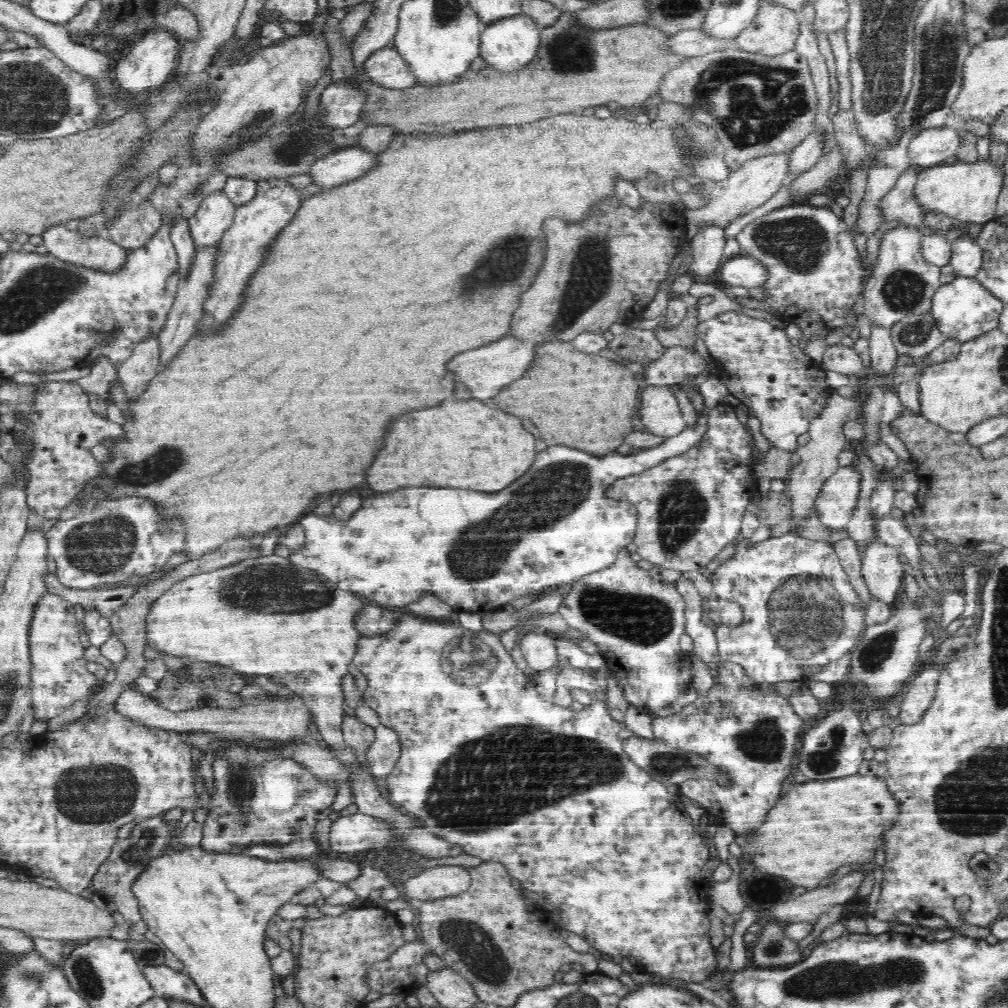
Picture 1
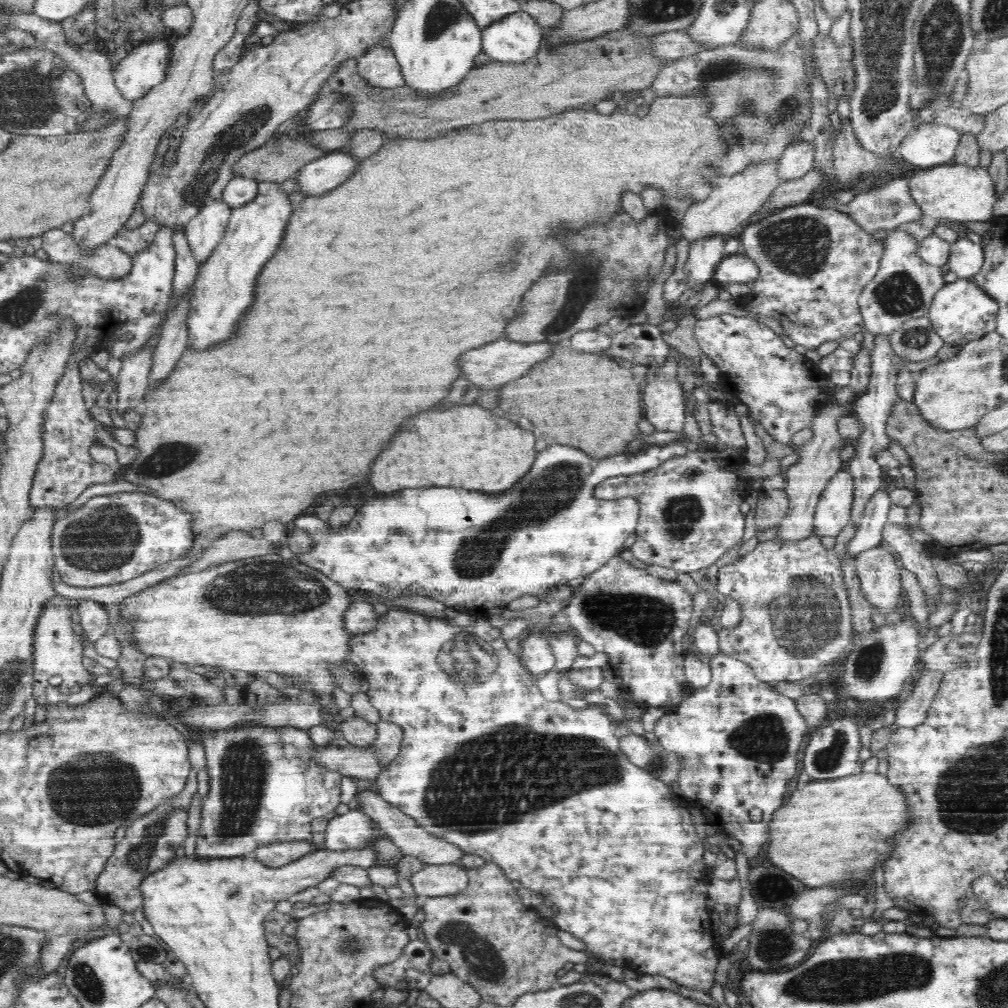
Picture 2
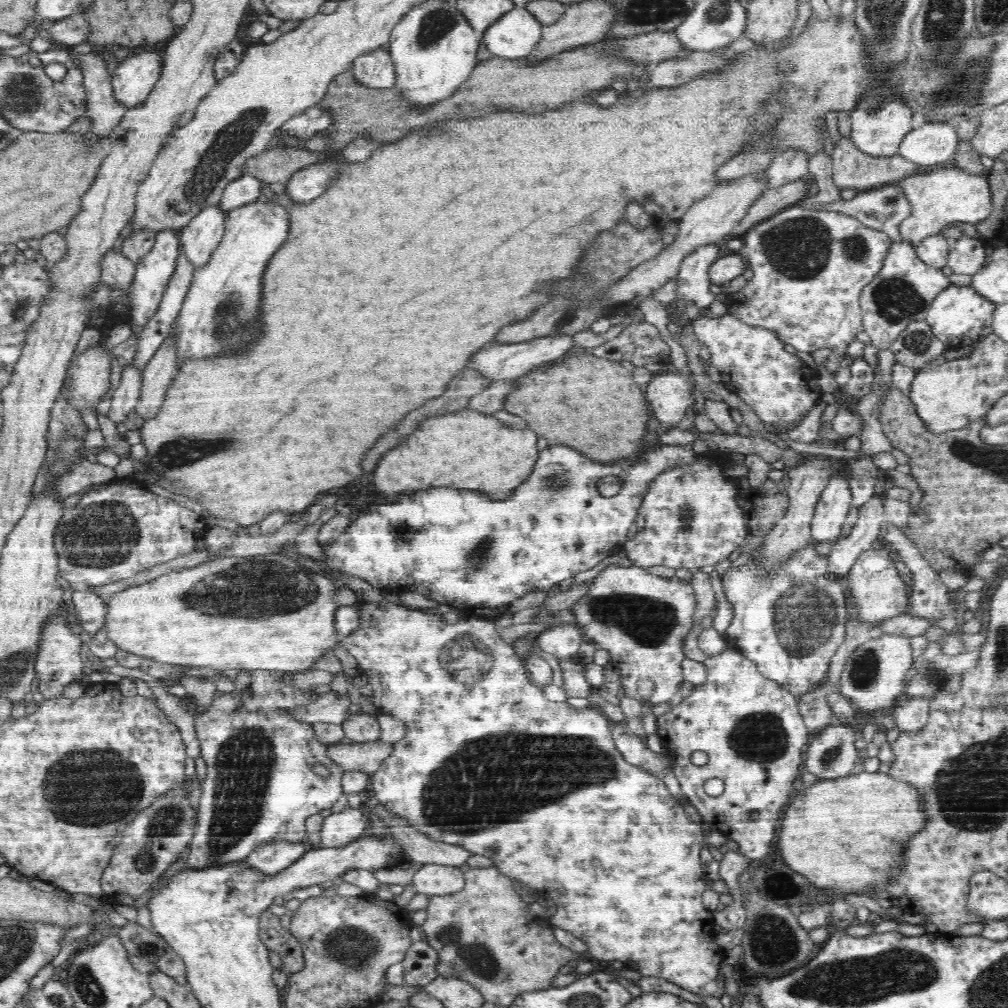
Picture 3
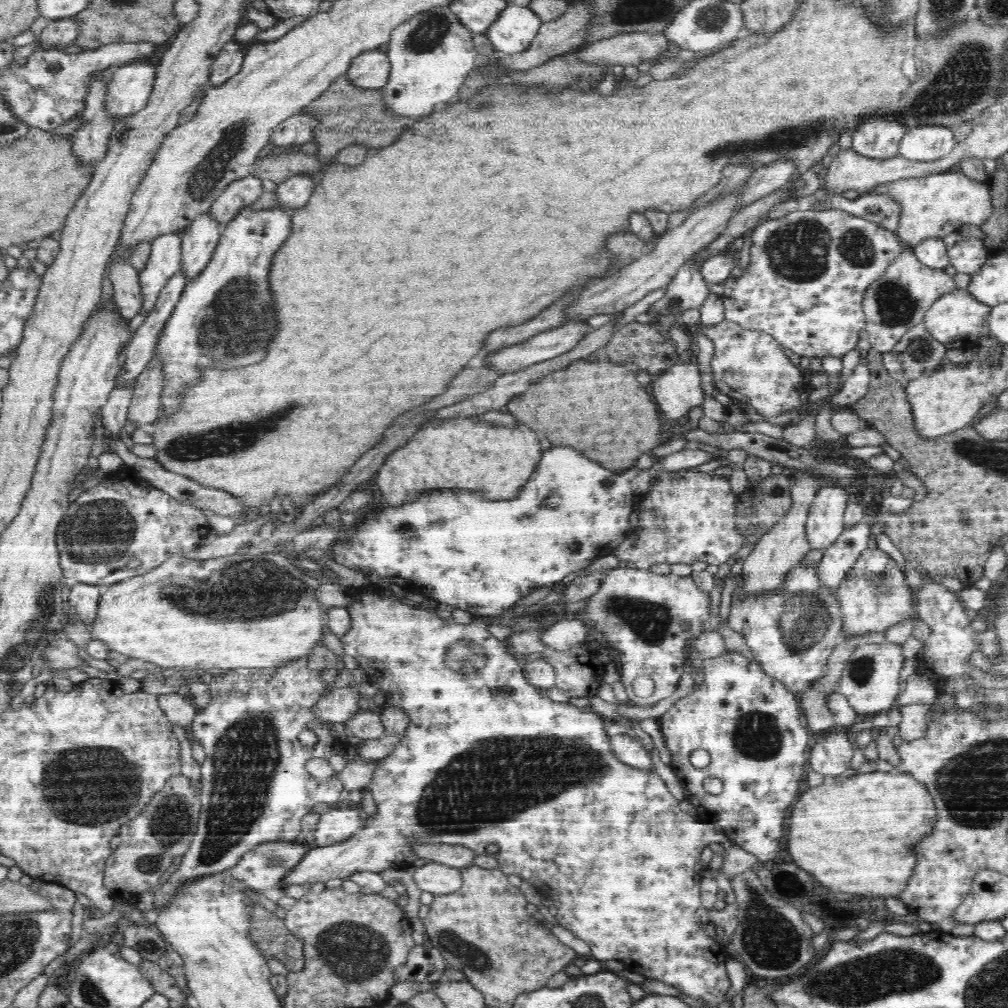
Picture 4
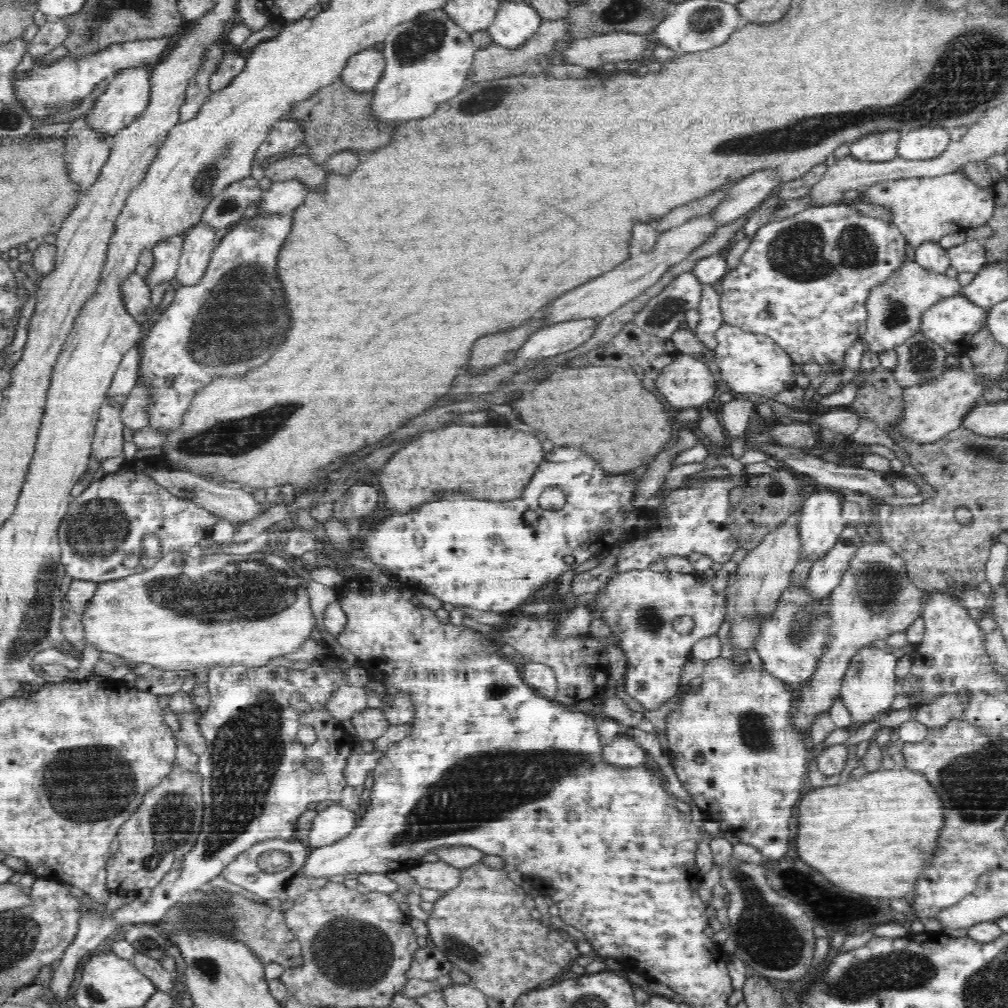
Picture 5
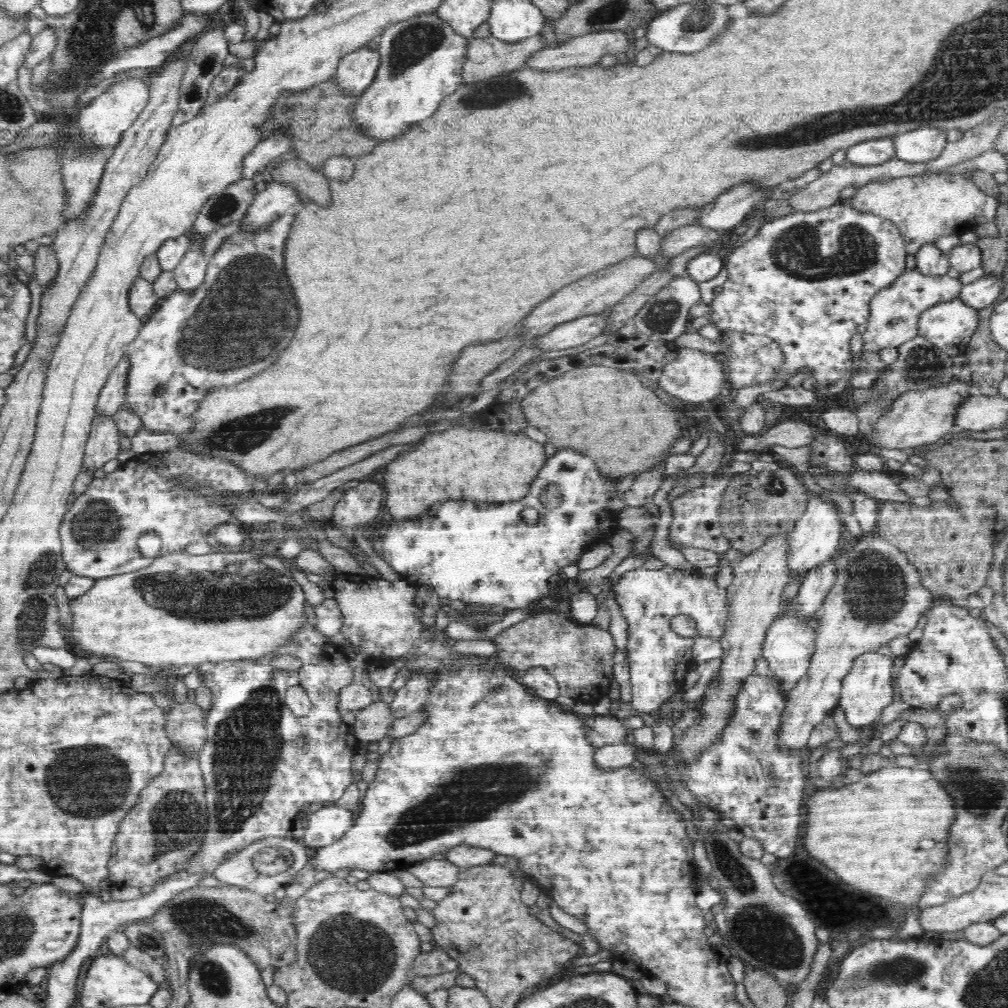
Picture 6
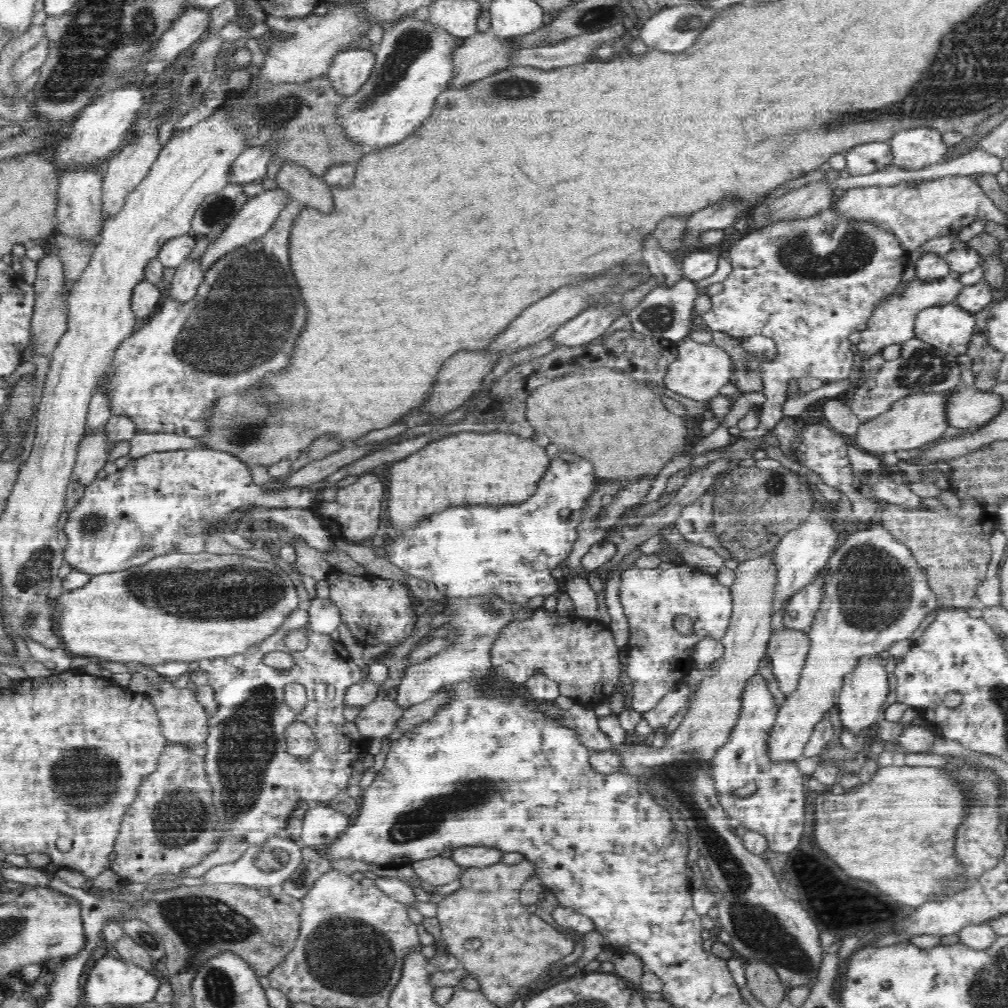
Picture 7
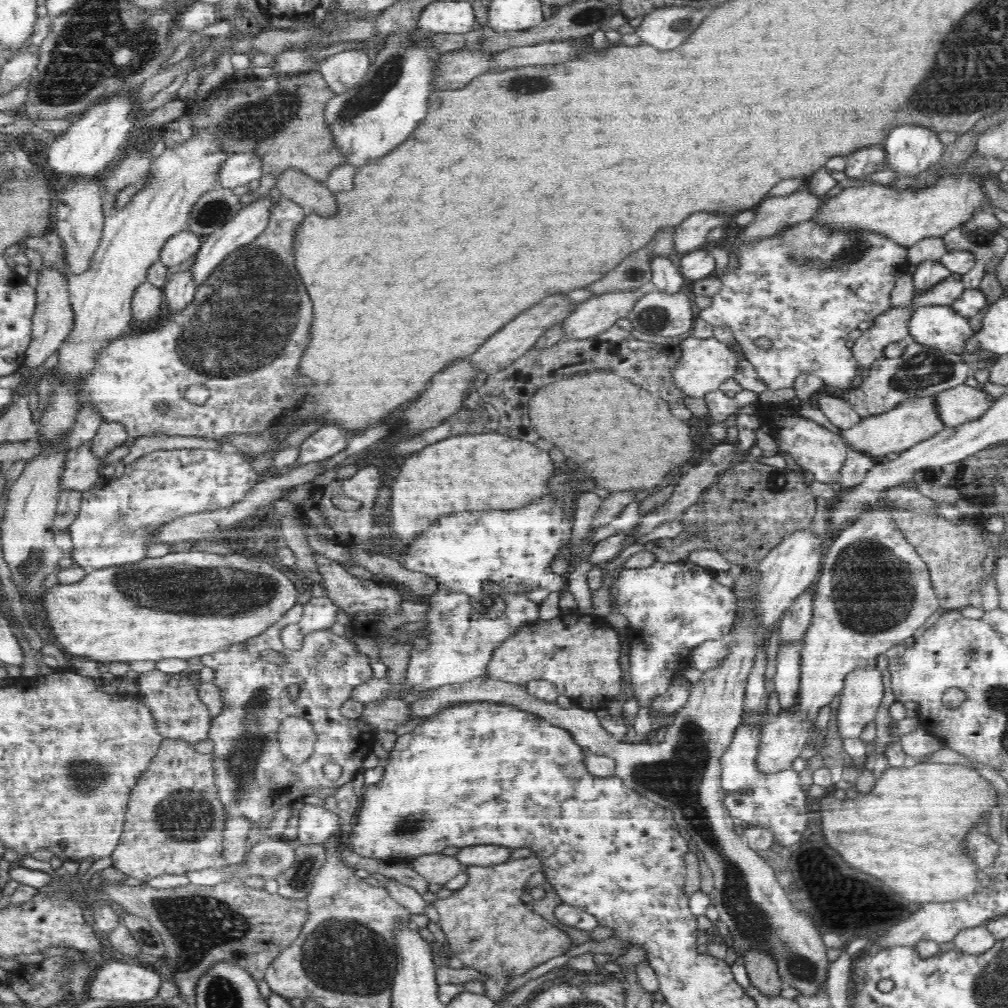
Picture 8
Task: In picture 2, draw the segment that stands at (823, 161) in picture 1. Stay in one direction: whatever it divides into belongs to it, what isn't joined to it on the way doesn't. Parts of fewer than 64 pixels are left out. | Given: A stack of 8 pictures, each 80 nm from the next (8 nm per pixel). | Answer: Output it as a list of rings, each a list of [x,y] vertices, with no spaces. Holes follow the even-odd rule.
[[[810,170],[804,176],[784,180],[774,188],[770,198],[762,204],[750,221],[758,220],[776,210],[812,201],[812,194],[816,188],[823,187],[825,183],[824,172]]]

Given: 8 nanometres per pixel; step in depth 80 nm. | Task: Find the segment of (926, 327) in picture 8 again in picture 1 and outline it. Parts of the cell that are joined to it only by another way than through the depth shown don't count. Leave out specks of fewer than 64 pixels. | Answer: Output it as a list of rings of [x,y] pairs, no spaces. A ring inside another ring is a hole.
[[[956,276],[952,282],[938,287],[929,311],[936,319],[936,327],[943,335],[946,335],[946,338],[965,343],[991,330],[998,329],[1000,312],[1002,312],[1004,305],[1005,302],[997,299],[975,278]]]

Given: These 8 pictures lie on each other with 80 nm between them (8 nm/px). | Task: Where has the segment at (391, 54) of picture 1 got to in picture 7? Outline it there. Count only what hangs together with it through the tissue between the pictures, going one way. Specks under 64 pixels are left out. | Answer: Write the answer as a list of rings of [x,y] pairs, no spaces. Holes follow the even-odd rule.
[[[348,49],[332,58],[326,77],[342,97],[353,96],[368,82],[374,64],[376,57],[370,49]]]

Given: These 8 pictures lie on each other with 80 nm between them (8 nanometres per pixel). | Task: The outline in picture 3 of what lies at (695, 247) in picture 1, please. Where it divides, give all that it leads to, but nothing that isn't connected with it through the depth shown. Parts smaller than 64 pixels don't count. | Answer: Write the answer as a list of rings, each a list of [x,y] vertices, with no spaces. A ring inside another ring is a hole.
[[[712,243],[705,244],[684,258],[676,276],[678,277],[678,298],[665,305],[670,310],[670,314],[675,310],[679,299],[703,310],[712,304],[715,295],[708,289],[712,283],[708,270],[712,262],[716,262],[716,259],[720,258],[723,253],[721,245]]]

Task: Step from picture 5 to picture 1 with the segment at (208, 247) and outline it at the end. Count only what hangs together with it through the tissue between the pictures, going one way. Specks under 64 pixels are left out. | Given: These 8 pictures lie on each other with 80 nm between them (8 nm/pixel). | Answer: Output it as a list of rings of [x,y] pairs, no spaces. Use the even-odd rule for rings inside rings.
[[[223,190],[214,191],[211,195],[208,195],[203,202],[200,203],[198,210],[187,219],[196,248],[211,247],[212,245],[220,244],[223,235],[228,231],[228,228],[232,226],[236,208],[237,206],[232,203]]]

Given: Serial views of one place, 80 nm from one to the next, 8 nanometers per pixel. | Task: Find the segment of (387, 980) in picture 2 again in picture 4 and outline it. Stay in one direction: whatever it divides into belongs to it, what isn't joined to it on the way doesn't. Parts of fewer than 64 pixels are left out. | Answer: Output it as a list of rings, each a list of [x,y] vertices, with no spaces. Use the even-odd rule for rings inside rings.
[[[427,942],[414,946],[406,962],[395,968],[394,976],[398,983],[406,981],[435,983],[441,980],[446,968],[448,966],[440,950]]]

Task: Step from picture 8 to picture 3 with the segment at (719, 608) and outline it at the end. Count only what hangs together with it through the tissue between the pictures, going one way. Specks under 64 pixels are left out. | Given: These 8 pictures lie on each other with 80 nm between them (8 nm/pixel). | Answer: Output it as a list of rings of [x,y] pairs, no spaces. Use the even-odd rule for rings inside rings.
[[[610,565],[590,581],[588,594],[582,596],[571,608],[574,613],[574,624],[581,628],[587,642],[597,649],[606,650],[610,654],[611,662],[620,667],[620,681],[625,695],[651,706],[660,704],[660,702],[668,702],[682,686],[684,678],[681,664],[685,659],[682,646],[694,625],[693,617],[696,606],[696,595],[692,584],[684,583],[676,576],[660,578],[636,565]],[[642,678],[648,678],[654,682],[652,694],[646,698],[638,694],[638,682]]]

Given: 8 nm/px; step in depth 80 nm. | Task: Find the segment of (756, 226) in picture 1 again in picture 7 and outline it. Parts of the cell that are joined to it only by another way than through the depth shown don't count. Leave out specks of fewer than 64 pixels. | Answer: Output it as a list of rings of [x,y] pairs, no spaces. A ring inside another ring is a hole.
[[[832,207],[806,218],[776,221],[773,223],[774,224],[770,224],[770,226],[766,226],[766,228],[761,228],[759,231],[747,231],[746,237],[738,240],[738,242],[732,246],[731,250],[726,254],[731,264],[731,272],[728,278],[722,281],[723,290],[718,294],[709,296],[711,298],[712,310],[708,310],[708,312],[704,312],[704,314],[701,315],[704,322],[703,324],[710,327],[712,332],[725,332],[737,339],[742,339],[747,336],[762,335],[771,338],[776,343],[776,356],[774,356],[772,360],[760,364],[760,375],[763,380],[762,391],[766,397],[765,402],[761,404],[758,409],[760,423],[757,428],[740,432],[739,438],[743,438],[744,440],[763,437],[768,430],[772,430],[774,426],[779,423],[779,420],[784,418],[782,405],[789,398],[786,391],[788,390],[788,383],[792,378],[799,379],[812,376],[824,383],[852,378],[852,366],[854,366],[854,360],[858,358],[850,349],[851,343],[848,336],[850,336],[852,332],[856,332],[856,328],[858,328],[860,324],[867,323],[868,320],[871,319],[871,314],[874,312],[876,305],[881,303],[896,289],[899,281],[902,280],[902,274],[904,274],[904,270],[906,270],[909,261],[908,252],[900,245],[900,242],[892,232],[877,228],[877,224],[872,223],[872,221],[848,219],[848,217],[840,215],[840,213]]]

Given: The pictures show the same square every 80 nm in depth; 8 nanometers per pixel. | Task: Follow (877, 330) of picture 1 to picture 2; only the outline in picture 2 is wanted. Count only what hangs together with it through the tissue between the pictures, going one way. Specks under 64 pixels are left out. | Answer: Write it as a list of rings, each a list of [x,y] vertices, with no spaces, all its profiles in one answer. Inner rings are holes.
[[[876,335],[874,346],[871,348],[872,376],[864,394],[858,395],[853,410],[854,416],[863,424],[862,434],[855,440],[855,455],[849,460],[848,473],[854,477],[854,502],[851,510],[851,521],[858,527],[864,516],[864,508],[869,500],[880,490],[882,484],[882,467],[876,462],[875,454],[879,450],[888,448],[890,438],[886,430],[886,422],[892,406],[896,404],[897,394],[896,381],[901,372],[902,359],[896,355],[890,339],[886,335]]]

